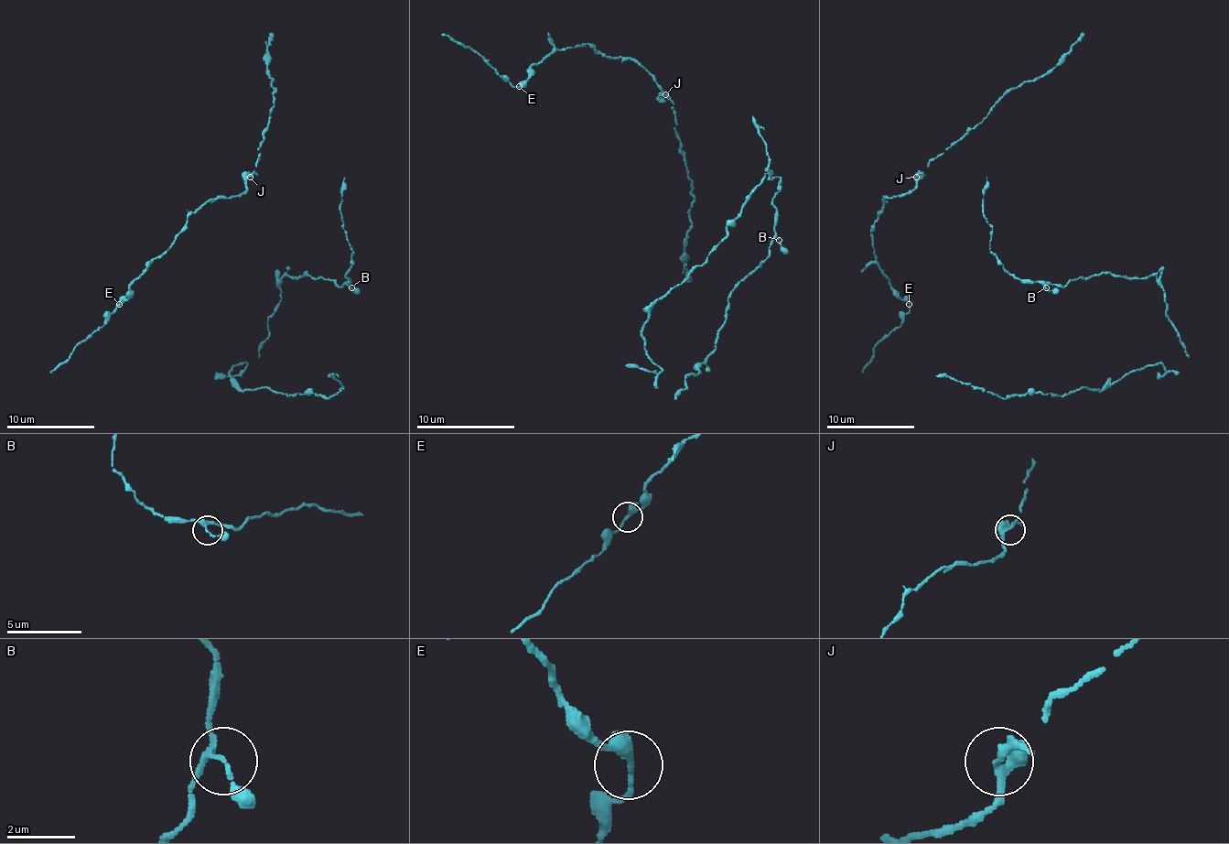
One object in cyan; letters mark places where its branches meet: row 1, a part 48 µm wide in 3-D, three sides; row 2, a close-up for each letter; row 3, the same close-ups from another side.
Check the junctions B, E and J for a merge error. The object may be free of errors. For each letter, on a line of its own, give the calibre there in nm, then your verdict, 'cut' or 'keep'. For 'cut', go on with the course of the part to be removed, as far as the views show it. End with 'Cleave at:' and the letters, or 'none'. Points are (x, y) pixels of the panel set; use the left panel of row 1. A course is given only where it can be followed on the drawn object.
B: calibre 140 nm; keep
E: calibre 240 nm; keep
J: calibre 200 nm; keep
Cleave at: none

